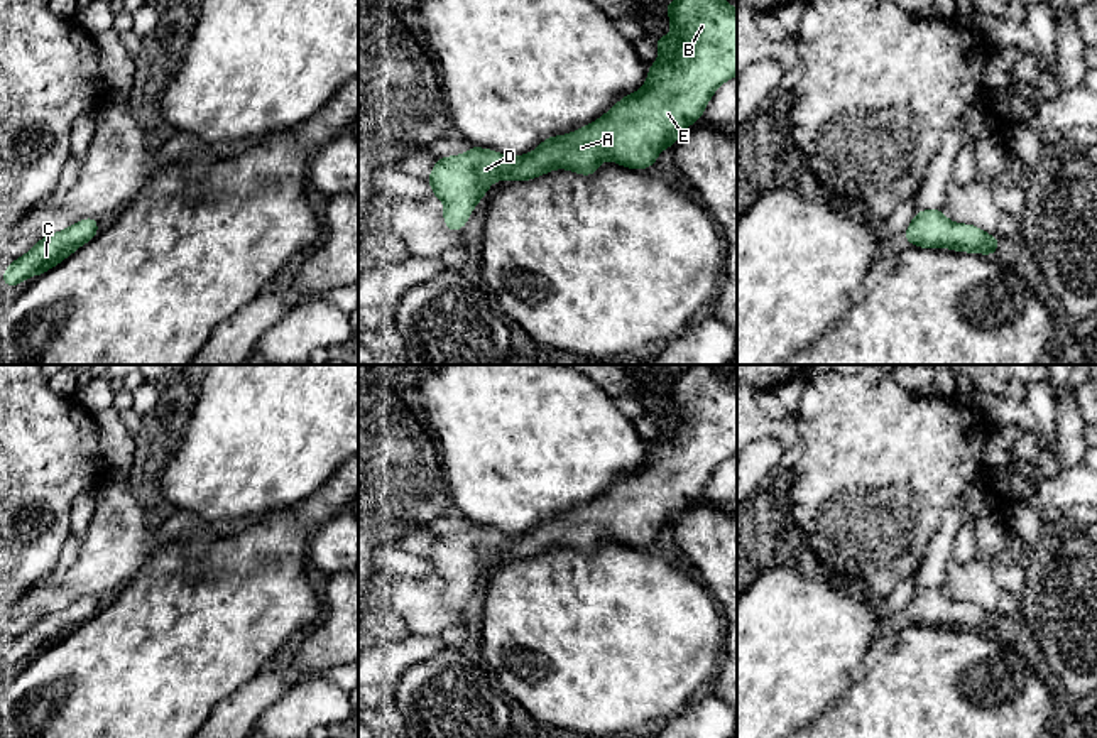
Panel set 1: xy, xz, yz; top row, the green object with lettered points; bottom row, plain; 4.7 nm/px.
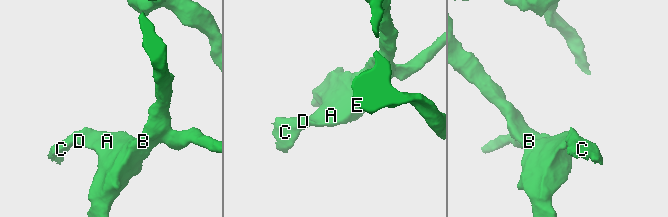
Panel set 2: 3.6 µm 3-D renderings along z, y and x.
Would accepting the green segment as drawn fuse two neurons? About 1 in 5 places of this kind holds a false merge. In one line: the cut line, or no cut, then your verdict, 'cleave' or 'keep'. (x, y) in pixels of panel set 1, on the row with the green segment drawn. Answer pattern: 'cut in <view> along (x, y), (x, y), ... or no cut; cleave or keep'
no cut; keep

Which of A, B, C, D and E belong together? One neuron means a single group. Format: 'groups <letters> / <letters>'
groups A B C D E

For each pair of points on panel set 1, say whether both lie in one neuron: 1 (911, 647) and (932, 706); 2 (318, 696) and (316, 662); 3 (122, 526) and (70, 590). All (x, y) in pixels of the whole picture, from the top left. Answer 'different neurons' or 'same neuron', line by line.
1: same neuron
2: different neurons
3: same neuron

